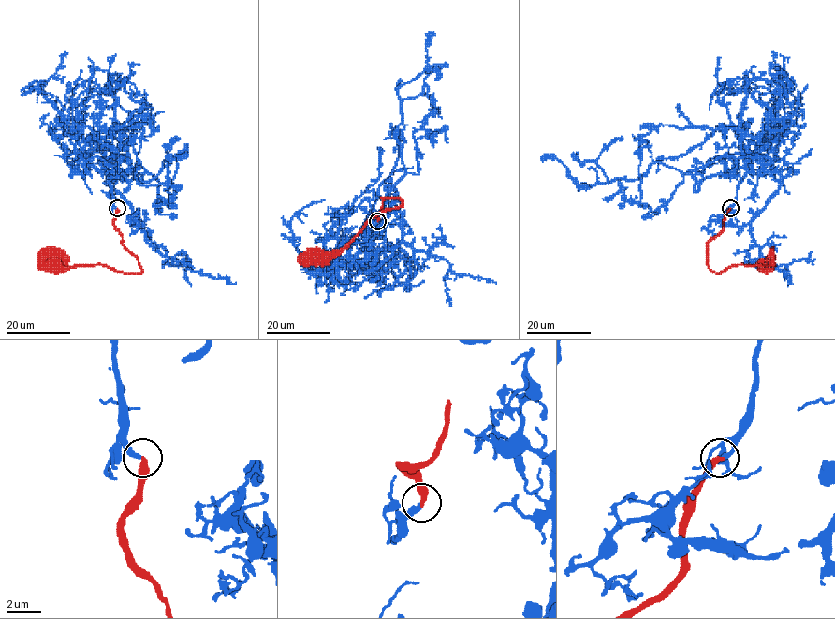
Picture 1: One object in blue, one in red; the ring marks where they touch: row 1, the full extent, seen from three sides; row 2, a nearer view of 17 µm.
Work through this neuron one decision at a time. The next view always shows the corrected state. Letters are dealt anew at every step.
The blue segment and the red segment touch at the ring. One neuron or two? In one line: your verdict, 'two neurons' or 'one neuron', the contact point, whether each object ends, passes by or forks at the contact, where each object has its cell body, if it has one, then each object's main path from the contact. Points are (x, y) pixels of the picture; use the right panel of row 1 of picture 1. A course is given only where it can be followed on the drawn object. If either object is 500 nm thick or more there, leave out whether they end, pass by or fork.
one neuron; at (730, 208); blue ends there; red ends there; no cell body on blue; cell body of red at (765, 264); blue runs (730, 209), (743, 168), (695, 191), (691, 175), (659, 162), (637, 179), (589, 185), (542, 159); red runs (730, 209), (724, 220), (724, 228), (708, 244), (708, 265), (716, 272), (741, 264), (761, 267), (765, 265)

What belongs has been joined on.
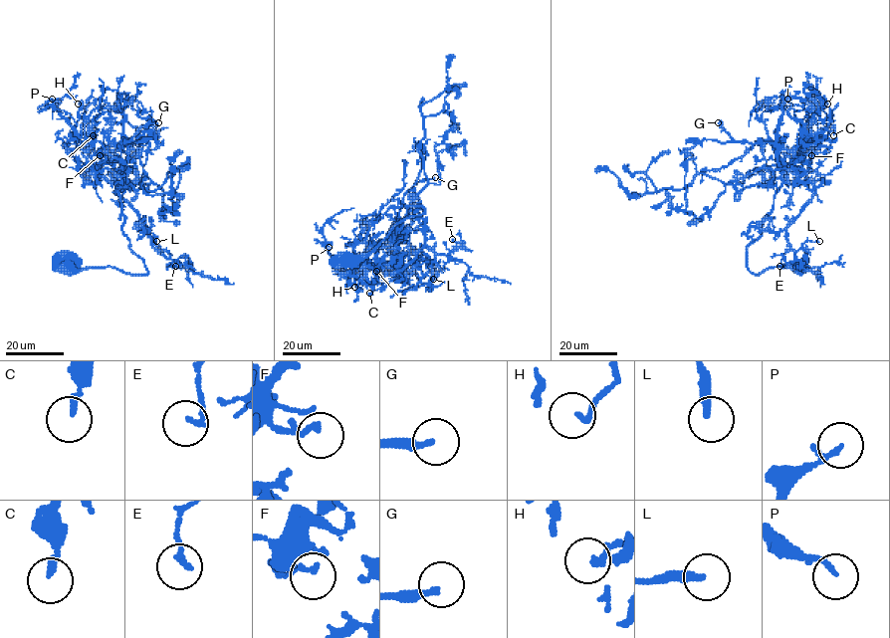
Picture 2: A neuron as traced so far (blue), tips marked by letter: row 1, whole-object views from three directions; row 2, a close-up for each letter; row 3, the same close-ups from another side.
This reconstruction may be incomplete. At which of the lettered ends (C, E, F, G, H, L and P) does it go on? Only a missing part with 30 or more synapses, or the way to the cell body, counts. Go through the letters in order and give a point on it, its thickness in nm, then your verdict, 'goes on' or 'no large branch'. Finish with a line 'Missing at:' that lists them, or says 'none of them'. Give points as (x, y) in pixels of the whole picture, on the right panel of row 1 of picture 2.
C: place (833, 135); calibre 180 nm; no large branch
E: place (779, 266); calibre 180 nm; no large branch
F: place (811, 155); calibre 170 nm; no large branch
G: place (718, 122); calibre 200 nm; goes on
H: place (827, 104); calibre 180 nm; no large branch
L: place (819, 241); calibre 300 nm; no large branch
P: place (787, 99); calibre 100 nm; no large branch
Missing at: G

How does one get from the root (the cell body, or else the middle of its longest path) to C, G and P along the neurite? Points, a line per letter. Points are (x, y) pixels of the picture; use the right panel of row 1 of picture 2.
C: (799, 267), (754, 274), (747, 249), (762, 234), (781, 175), (804, 154), (815, 111), (833, 135)
G: (799, 267), (759, 274), (749, 269), (747, 249), (762, 234), (781, 166), (774, 143), (736, 141), (718, 122)
P: (799, 267), (754, 274), (747, 266), (809, 116), (787, 99)

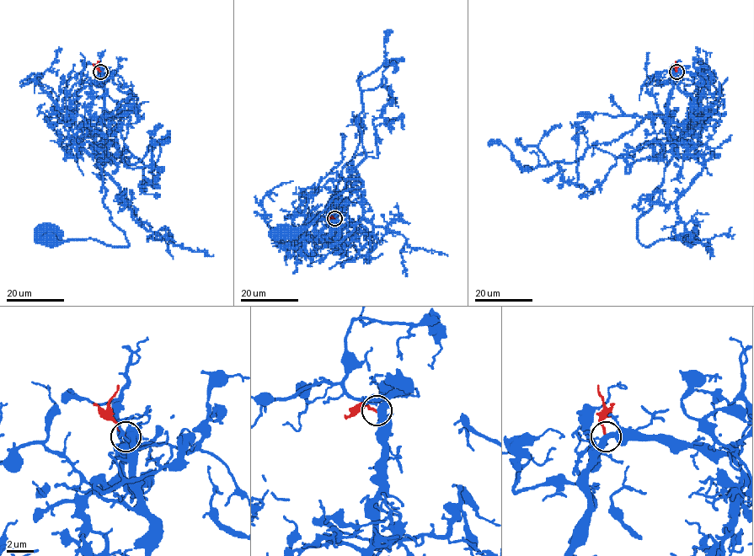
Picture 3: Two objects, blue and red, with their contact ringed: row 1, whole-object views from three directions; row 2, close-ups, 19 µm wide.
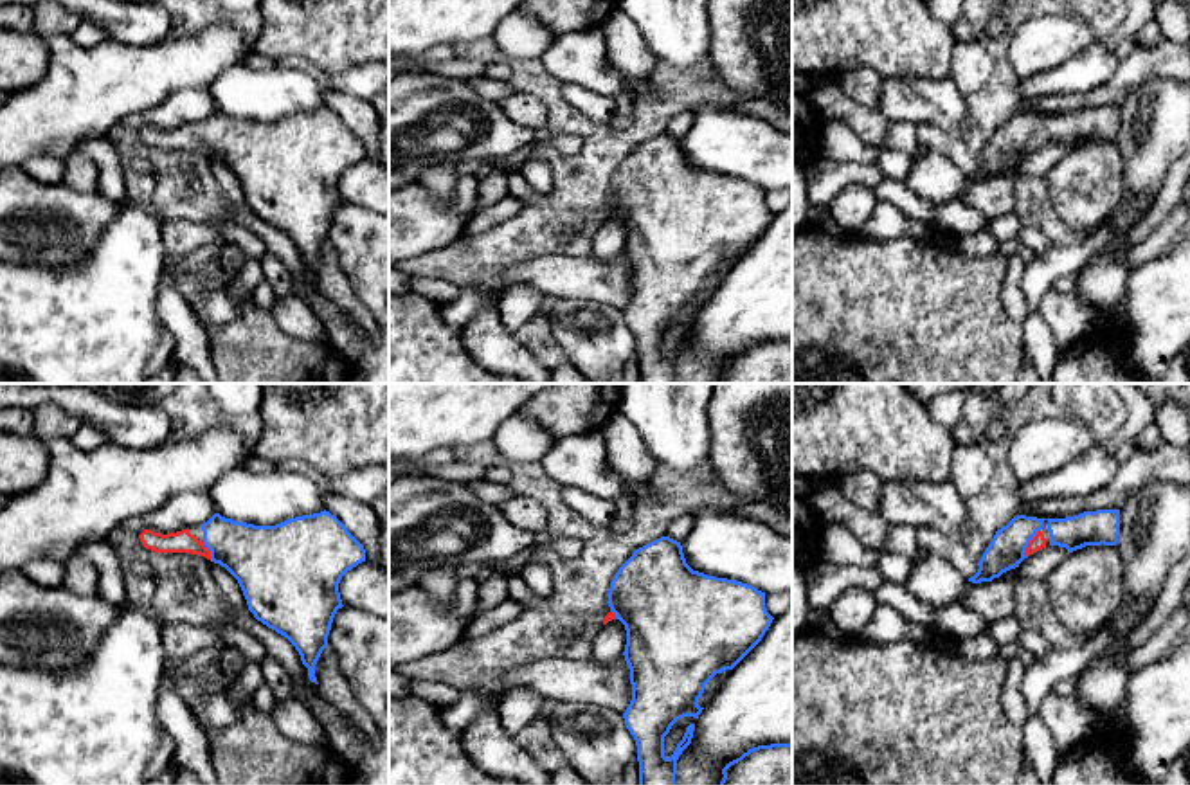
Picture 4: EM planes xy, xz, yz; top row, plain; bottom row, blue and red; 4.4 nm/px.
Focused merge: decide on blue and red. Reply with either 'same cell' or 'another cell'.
same cell

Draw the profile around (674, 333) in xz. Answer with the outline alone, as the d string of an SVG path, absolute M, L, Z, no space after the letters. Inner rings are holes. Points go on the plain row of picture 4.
M684 313L681 317L677 317L670 329L664 333L664 353L670 355L677 344L677 340L682 337L686 324L690 320L695 320L697 315L693 313Z

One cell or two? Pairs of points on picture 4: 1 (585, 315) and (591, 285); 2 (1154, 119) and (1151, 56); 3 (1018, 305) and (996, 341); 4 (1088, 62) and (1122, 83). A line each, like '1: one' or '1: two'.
1: two
2: two
3: two
4: two

